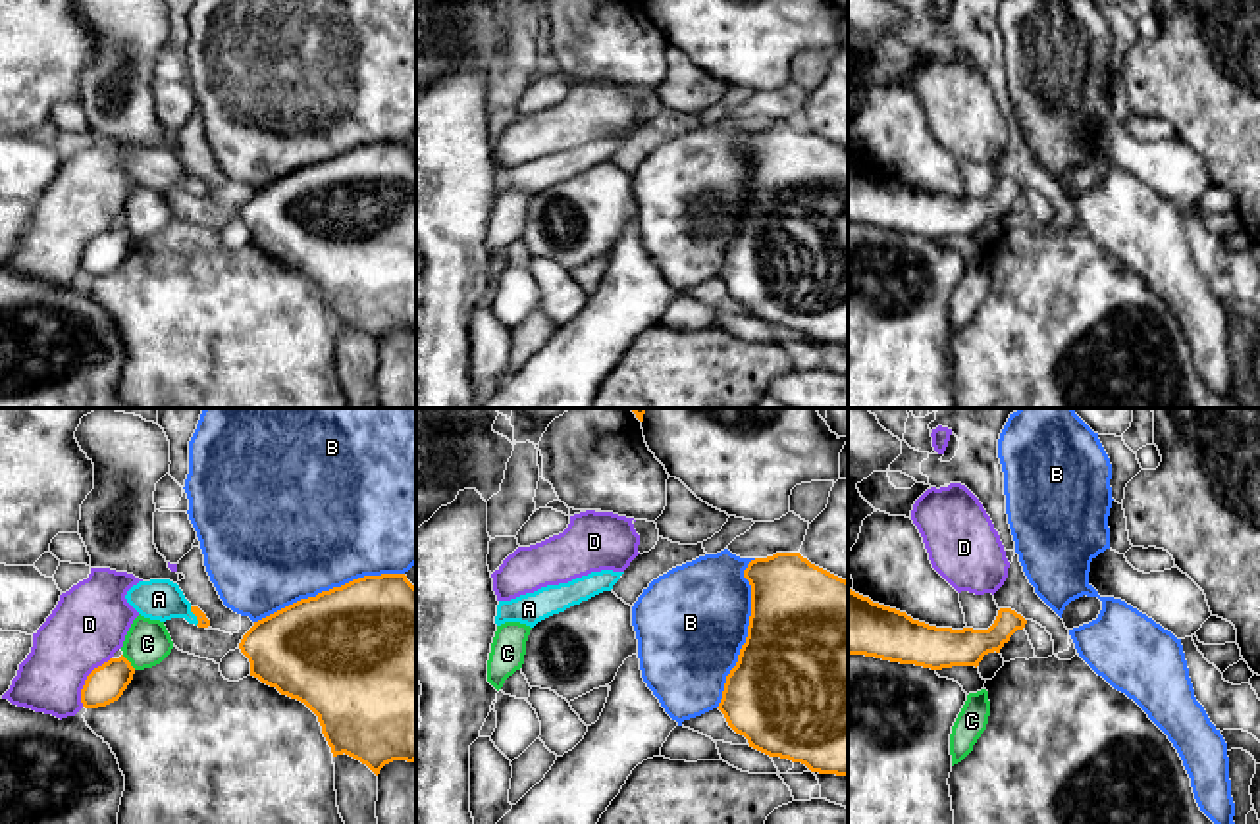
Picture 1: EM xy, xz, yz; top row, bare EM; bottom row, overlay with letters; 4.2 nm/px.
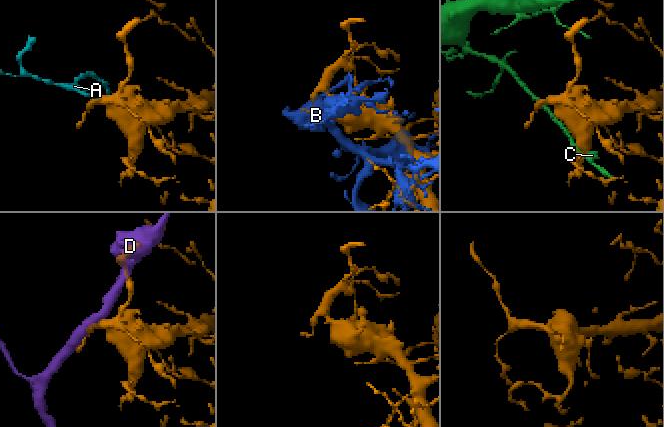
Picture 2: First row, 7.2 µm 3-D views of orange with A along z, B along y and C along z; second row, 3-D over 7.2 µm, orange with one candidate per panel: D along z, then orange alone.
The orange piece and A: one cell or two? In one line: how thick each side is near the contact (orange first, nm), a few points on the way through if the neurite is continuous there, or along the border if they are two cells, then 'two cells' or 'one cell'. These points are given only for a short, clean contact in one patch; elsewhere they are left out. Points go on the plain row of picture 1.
50/180 nm | across xy (203, 191), (195, 183), (158, 168) | one cell

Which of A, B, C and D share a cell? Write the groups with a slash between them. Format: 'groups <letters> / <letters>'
groups A / B / C / D

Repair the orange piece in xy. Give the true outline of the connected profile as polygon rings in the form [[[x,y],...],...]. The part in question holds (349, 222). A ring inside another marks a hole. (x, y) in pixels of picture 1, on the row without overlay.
[[[405,142],[364,144],[301,167],[258,191],[243,204],[250,245],[304,271],[322,295],[333,325],[349,323],[376,345],[393,329],[416,329],[416,156]]]

